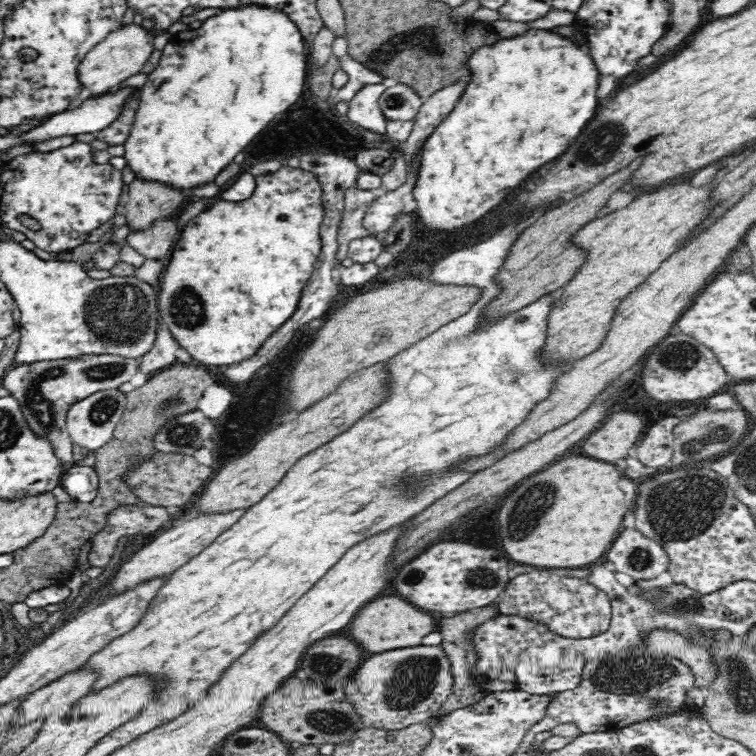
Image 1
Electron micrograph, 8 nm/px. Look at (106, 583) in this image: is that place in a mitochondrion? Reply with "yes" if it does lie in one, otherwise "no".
no

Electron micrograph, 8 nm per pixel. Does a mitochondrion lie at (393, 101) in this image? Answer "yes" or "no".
yes

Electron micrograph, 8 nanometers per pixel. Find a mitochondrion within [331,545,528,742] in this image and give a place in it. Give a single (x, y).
(414, 681)

